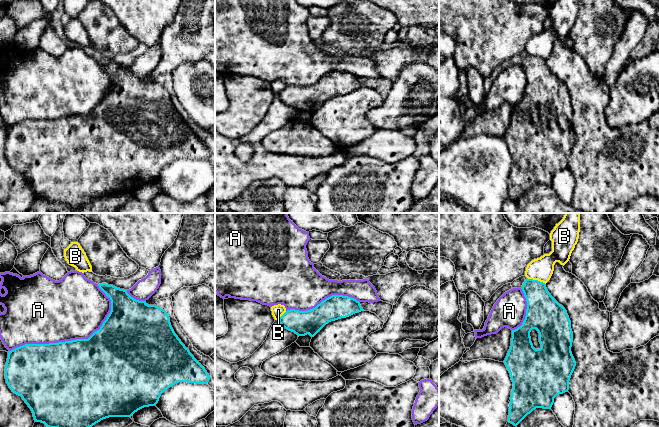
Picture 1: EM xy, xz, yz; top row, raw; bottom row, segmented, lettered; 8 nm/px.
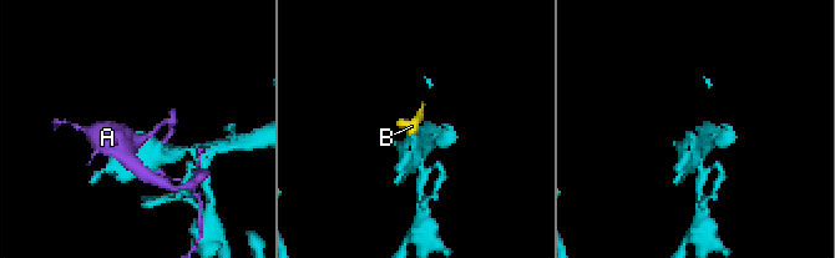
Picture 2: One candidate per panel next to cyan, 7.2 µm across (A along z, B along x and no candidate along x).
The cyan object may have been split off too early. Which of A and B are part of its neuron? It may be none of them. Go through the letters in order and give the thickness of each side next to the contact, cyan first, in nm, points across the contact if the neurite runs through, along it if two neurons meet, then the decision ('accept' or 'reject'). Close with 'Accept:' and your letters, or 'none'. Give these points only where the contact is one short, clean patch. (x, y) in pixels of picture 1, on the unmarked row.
A: 200 nm thick on the cyan side, 380 nm on the other; reject
B: 260 nm thick on the cyan side, 190 nm on the other; accept
Accept: B

